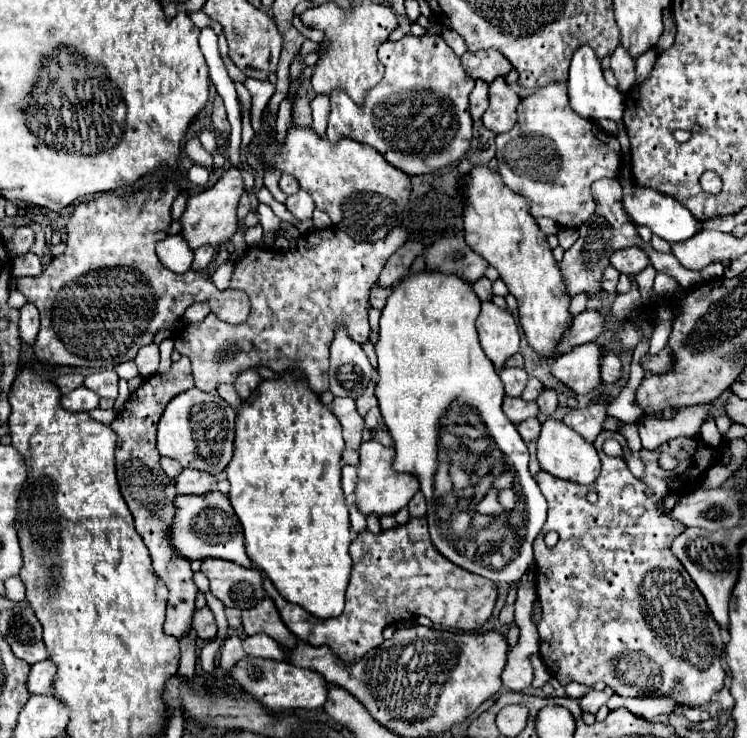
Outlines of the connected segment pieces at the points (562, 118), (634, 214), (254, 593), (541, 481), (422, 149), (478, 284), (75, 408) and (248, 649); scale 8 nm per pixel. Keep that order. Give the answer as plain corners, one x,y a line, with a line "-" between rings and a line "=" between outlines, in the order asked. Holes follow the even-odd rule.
548,84
534,94
522,98
518,104
518,122
506,134
496,136
496,160
498,172
504,184
516,194
524,196
530,204
530,214
534,218
548,216
564,228
580,228
596,210
596,202
590,194
590,184
598,178
614,178
620,172
620,144
612,140
600,128
582,116
578,116
566,96
566,84
=
624,170
624,176
620,180
622,180
622,190
624,190
622,204
624,204
624,210
626,210
626,214
630,216
630,220
634,224
648,226
656,236
664,238
666,242
688,240
690,236
694,236
694,232
700,230
700,222
694,220
694,216
690,216
690,212
678,200
674,200
670,196
664,196
664,194
652,190
652,188
636,186
634,180
630,178
628,170
=
204,558
202,560
202,572
210,580
210,592
224,602
224,606
248,610
256,606
264,598
264,588
262,588
262,574
256,568
244,568
234,562
226,562
220,558
=
696,434
692,438
674,438
662,444
658,450
640,450
640,458
646,466
644,482
636,480
624,458
612,458
602,452
602,472
590,486
578,486
552,474
538,472
534,478
548,500
548,520
534,540
534,564
540,576
536,578
536,594
542,606
542,618
538,624
540,654
552,676
562,684
578,682
592,688
598,682
614,688
614,694
624,698
634,696
672,696
678,706
706,708
710,698
724,688
724,668
720,662
724,644
722,630
712,618
704,596
684,570
680,560
672,554
672,540
686,530
684,524
670,522
658,510
658,504
668,494
684,496
700,486
702,476
718,462
718,452
-
668,452
678,458
678,466
666,472
658,466
658,456
-
650,486
654,494
648,498
644,488
-
594,488
598,502
590,504
586,492
-
556,530
560,540
554,548
546,548
544,534
=
426,32
424,36
406,34
398,42
386,40
380,46
380,60
384,60
386,68
384,78
366,94
362,108
358,108
354,100
344,96
344,92
334,92
334,96
330,96
330,116
326,130
328,140
336,142
340,138
350,138
368,144
374,150
378,150
388,164
406,172
408,176
430,174
452,162
458,162
468,152
472,142
472,118
468,112
470,108
468,94
476,84
474,78
466,76
460,58
452,52
452,48
444,42
440,34
=
482,276
480,280
476,280
476,282
472,284
472,290
476,292
476,296
478,296
480,300
490,300
490,298
492,298
492,282
490,282
486,276
=
80,386
60,398
60,406
68,412
90,412
90,410
98,408
98,402
100,402
98,394
84,386
=
262,634
262,636
246,636
242,640
242,648
246,654
252,656
260,656
260,658
272,658
272,660
286,660
282,646
278,646
276,640
272,640
270,636

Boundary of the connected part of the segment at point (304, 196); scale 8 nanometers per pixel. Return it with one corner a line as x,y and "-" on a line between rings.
298,190
294,196
288,196
286,200
286,208
296,216
296,218
312,218
314,212
314,200
308,192

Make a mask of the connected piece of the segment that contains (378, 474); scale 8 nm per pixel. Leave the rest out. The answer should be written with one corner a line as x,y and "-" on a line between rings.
362,442
360,446
360,464
358,464
358,484
356,484
356,508
364,516
390,516
404,508
412,496
418,492
418,480
412,474
398,474
392,470
394,448
386,448
380,442

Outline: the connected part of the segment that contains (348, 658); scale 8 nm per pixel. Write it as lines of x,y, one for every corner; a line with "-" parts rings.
412,518
408,524
376,536
364,530
352,542
350,556
352,576
346,590
346,608
332,620
316,620
300,606
286,602
268,578
264,582
266,594
274,600
284,624
300,640
312,646
330,646
344,662
356,662
370,648
382,644
382,630
392,622
396,624
400,620
406,622
418,616
428,616
434,624
470,632
480,628
494,610
498,596
496,584
450,564
450,560
444,560
430,544
426,518

